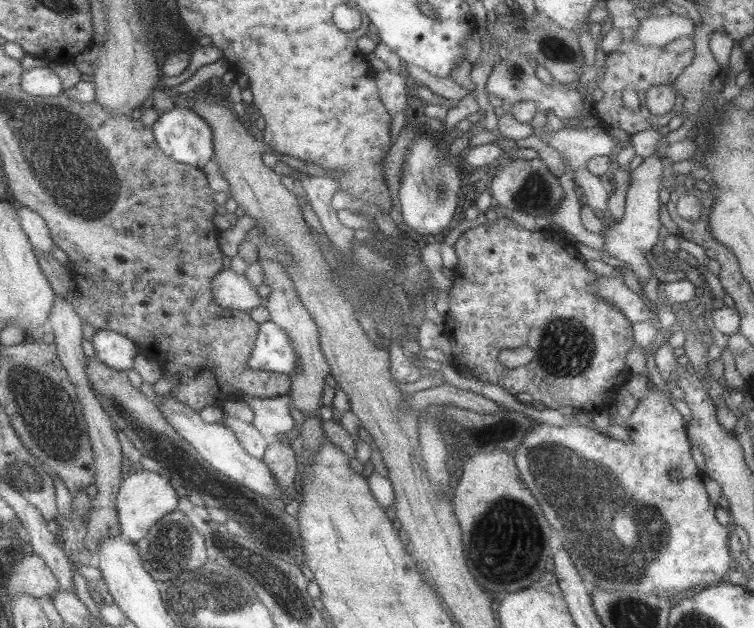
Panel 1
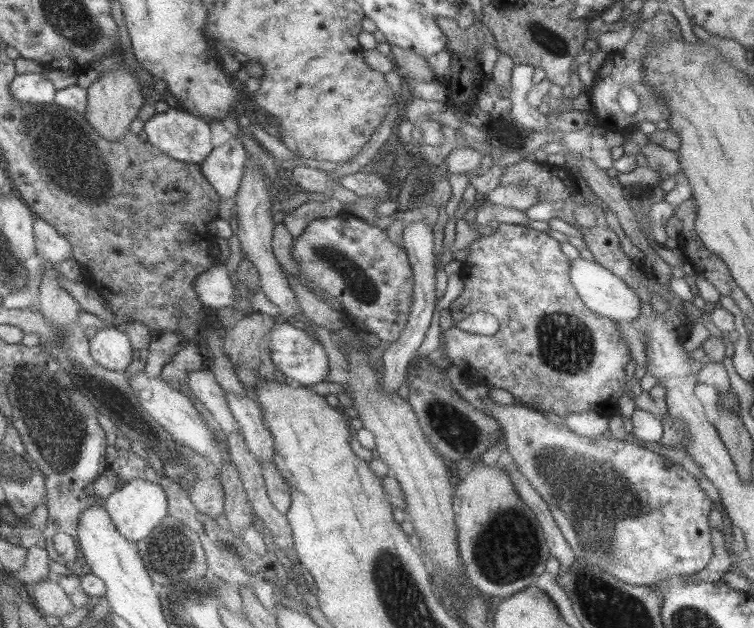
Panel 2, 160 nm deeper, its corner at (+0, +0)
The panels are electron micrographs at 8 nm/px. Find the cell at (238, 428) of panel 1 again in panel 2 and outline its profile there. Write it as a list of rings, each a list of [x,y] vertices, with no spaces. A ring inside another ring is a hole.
[[[209,368],[190,370],[186,376],[186,386],[188,386],[188,390],[213,415],[213,418],[219,423],[221,430],[226,436],[235,431],[242,436],[237,421],[232,417],[226,405],[224,391],[217,384]]]

